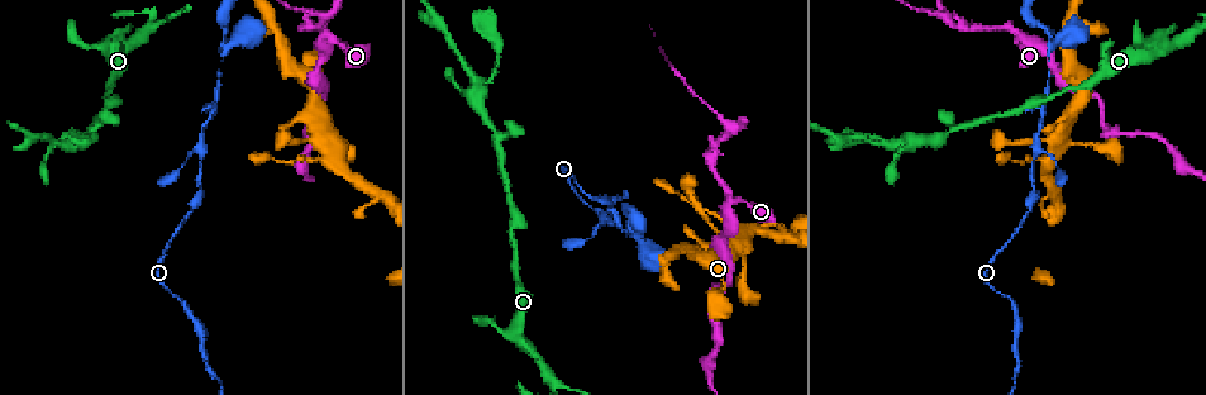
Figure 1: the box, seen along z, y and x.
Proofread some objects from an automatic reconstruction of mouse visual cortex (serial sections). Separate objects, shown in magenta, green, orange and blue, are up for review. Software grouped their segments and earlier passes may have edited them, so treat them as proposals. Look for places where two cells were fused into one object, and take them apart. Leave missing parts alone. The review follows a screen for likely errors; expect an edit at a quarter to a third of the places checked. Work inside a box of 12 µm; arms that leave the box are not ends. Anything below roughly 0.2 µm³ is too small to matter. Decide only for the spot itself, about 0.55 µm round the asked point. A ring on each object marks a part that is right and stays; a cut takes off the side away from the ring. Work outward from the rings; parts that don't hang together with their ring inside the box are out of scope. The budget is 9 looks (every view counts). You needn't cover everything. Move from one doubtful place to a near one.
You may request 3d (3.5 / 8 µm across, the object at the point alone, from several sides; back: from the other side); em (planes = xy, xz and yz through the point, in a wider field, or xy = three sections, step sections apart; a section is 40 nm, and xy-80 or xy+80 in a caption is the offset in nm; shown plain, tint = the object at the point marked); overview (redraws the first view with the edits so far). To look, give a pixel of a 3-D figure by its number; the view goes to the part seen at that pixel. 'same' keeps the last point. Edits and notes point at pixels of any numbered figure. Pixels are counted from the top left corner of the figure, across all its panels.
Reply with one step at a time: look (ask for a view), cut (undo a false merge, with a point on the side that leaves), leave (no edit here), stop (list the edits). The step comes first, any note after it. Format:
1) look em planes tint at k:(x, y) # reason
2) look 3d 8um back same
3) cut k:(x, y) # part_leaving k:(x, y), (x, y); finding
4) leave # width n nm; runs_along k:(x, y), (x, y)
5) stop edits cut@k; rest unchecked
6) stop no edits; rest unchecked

look 3d 3.5um at 1:(70, 147)

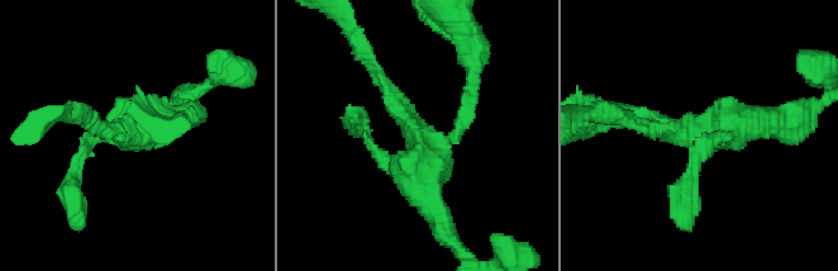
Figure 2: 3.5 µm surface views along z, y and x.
leave # runs_along 2:(438, 218), (423, 143), (461, 131), (474, 91); all the same cell

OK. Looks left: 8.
look 3d 3.5um back at 1:(1052, 49) # thin neck

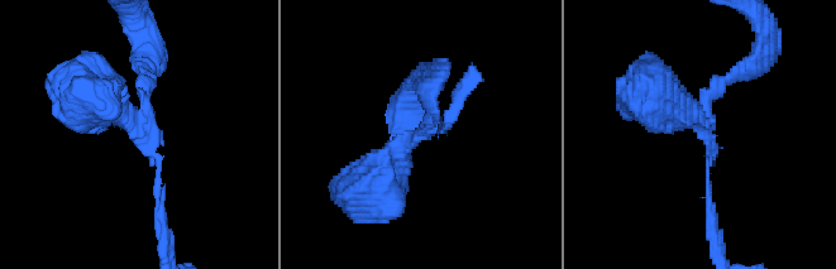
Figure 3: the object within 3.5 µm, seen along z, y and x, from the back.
look em xy step 1 tint at 3:(142, 137) # arms 3; arm_widths 100, 150, 350 nm

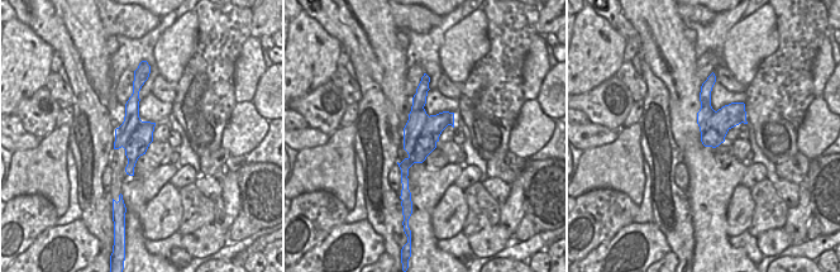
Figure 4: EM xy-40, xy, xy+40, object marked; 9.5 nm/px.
leave # runs_along 3:(162, 212), (151, 147), (87, 100); all the same cell

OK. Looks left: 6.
look 3d 3.5um at 1:(1018, 33) # a narrow waist

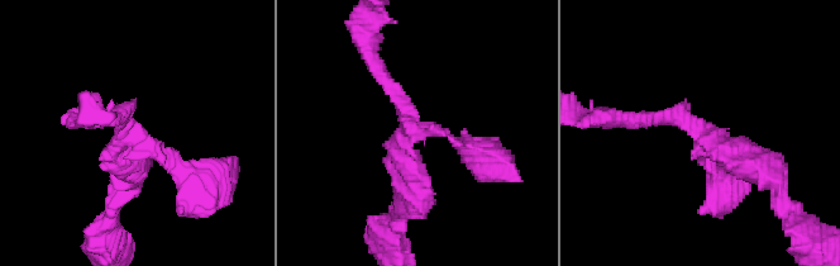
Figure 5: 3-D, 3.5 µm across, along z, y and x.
look em planes tint at 5:(412, 133) # shape alone is not enough

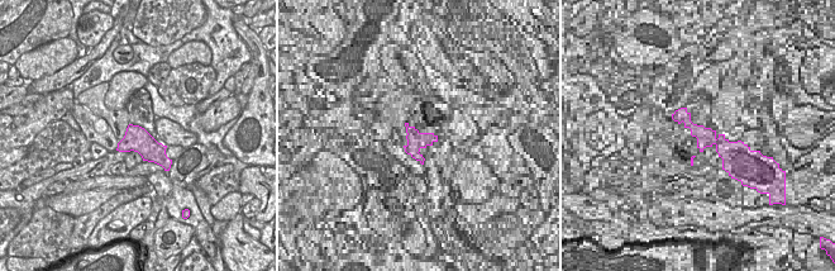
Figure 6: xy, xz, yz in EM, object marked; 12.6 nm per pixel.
look em xy step 3 tint same

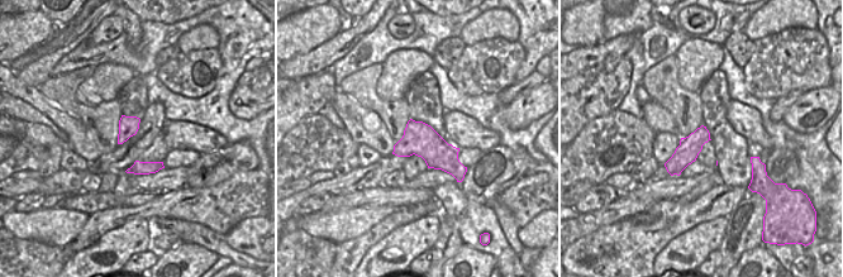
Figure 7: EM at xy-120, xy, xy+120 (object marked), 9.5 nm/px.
leave # one cell here

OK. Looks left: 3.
look 3d 3.5um at 1:(324, 18) # a fork

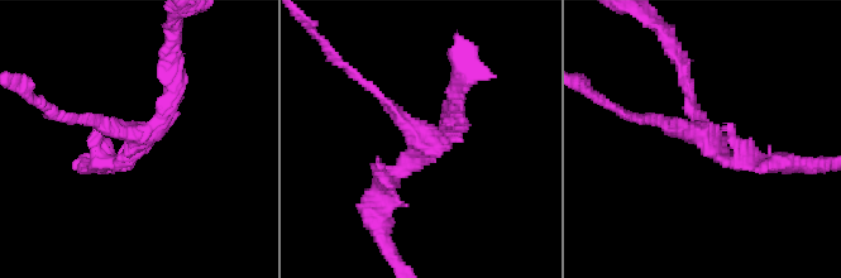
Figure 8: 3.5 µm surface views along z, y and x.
look em xy step 2 tint at 8:(418, 142) # arms 3; arm_widths 150, 150, 200 nm

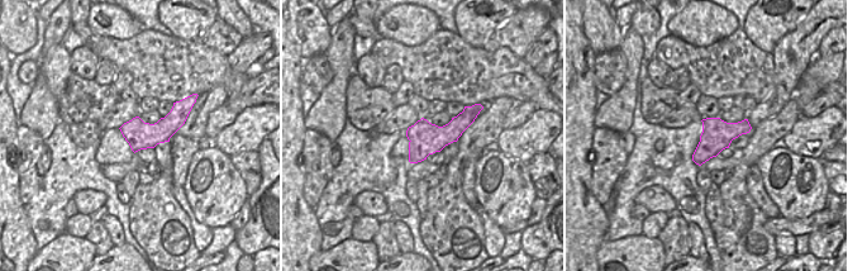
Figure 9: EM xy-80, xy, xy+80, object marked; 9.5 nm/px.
cut 8:(101, 123) # width 320 nm; part_leaving 8:(134, 135), (61, 119), (46, 108); two cells meet here

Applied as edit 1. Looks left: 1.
stop edits cut@8; rest unchecked

